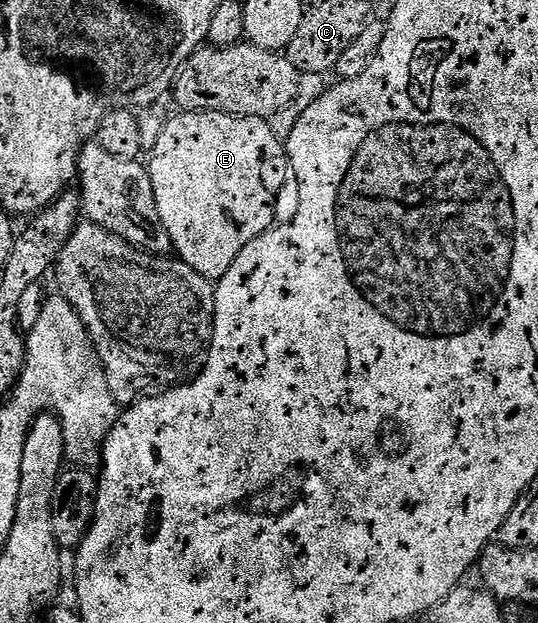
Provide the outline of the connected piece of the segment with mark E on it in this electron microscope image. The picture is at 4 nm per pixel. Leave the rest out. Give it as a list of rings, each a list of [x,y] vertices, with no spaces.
[[[182,111],[177,114],[162,129],[158,142],[154,145],[154,158],[148,161],[150,178],[152,179],[152,191],[156,195],[156,207],[160,211],[160,219],[170,236],[170,243],[173,252],[182,260],[185,265],[192,267],[200,275],[204,275],[211,281],[217,283],[221,277],[228,275],[228,267],[236,263],[236,255],[252,243],[261,233],[267,233],[275,224],[274,221],[274,193],[270,190],[270,176],[277,171],[281,165],[287,164],[288,158],[284,152],[283,142],[272,135],[269,120],[261,117],[233,117],[231,113],[207,113],[205,111]]]

